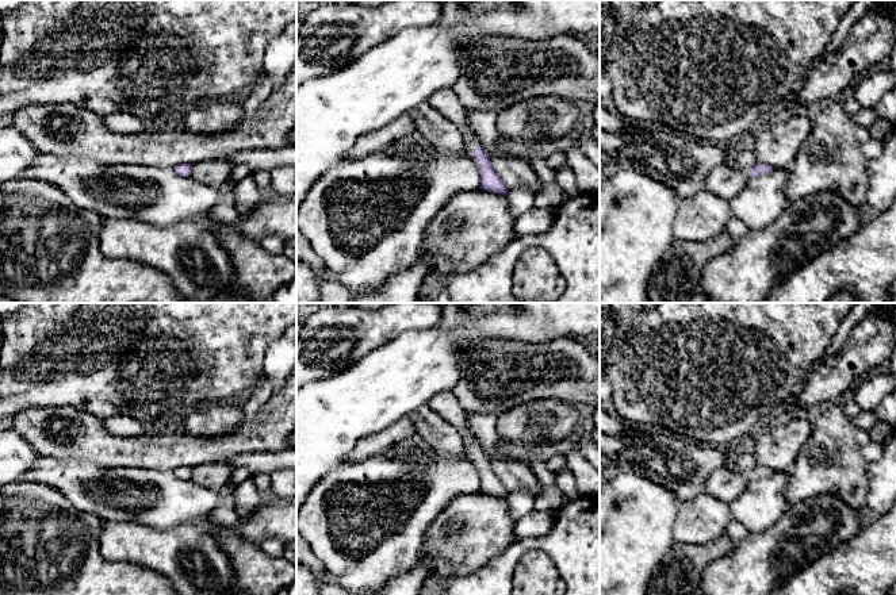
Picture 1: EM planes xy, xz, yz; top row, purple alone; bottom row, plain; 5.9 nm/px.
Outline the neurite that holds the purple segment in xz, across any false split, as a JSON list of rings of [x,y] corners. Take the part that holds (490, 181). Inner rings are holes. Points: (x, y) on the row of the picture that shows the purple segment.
[[[451,88],[440,89],[428,99],[428,103],[444,118],[452,122],[462,133],[463,139],[471,150],[472,160],[480,173],[479,189],[508,196],[509,188],[493,169],[490,157],[478,145],[476,137],[470,130],[467,123],[467,110],[463,107],[453,91]]]

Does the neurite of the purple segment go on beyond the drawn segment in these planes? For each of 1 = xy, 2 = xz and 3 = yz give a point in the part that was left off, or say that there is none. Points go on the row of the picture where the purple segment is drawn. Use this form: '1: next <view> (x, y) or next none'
1: next none
2: next xz (445, 102)
3: next none

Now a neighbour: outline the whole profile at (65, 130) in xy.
[[[296,60],[287,81],[272,92],[260,110],[225,133],[195,134],[188,131],[180,120],[175,120],[161,128],[119,134],[110,130],[99,115],[70,103],[24,105],[15,112],[12,124],[41,153],[61,158],[85,157],[104,165],[169,168],[179,164],[229,158],[242,150],[279,150],[291,146],[290,134],[296,127]]]

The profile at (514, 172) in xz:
[[[467,110],[470,130],[476,137],[478,145],[490,157],[493,169],[505,185],[509,189],[529,187],[535,195],[539,195],[543,183],[531,162],[516,156],[501,153],[497,149],[497,143],[505,139],[497,127],[497,118],[497,112]]]

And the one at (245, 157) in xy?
[[[291,145],[279,150],[254,149],[242,150],[229,157],[229,161],[234,165],[245,165],[252,172],[259,169],[271,170],[280,165],[291,165],[296,168],[296,146]]]

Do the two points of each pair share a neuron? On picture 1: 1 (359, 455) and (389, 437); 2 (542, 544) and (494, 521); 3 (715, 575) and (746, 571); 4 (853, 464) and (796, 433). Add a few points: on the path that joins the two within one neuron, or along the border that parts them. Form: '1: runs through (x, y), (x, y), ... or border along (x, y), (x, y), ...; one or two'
1: runs through (366, 448), (382, 442); one
2: border along (516, 538), (491, 559); two
3: runs through (723, 575), (738, 575); one
4: border along (811, 422), (811, 433), (791, 467); two

